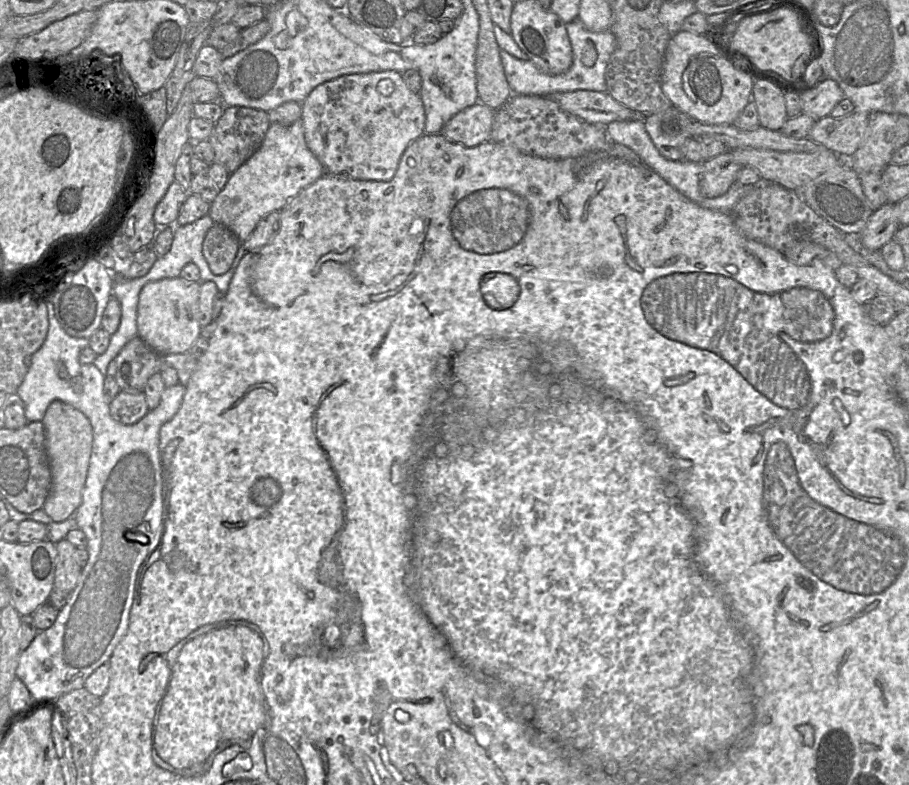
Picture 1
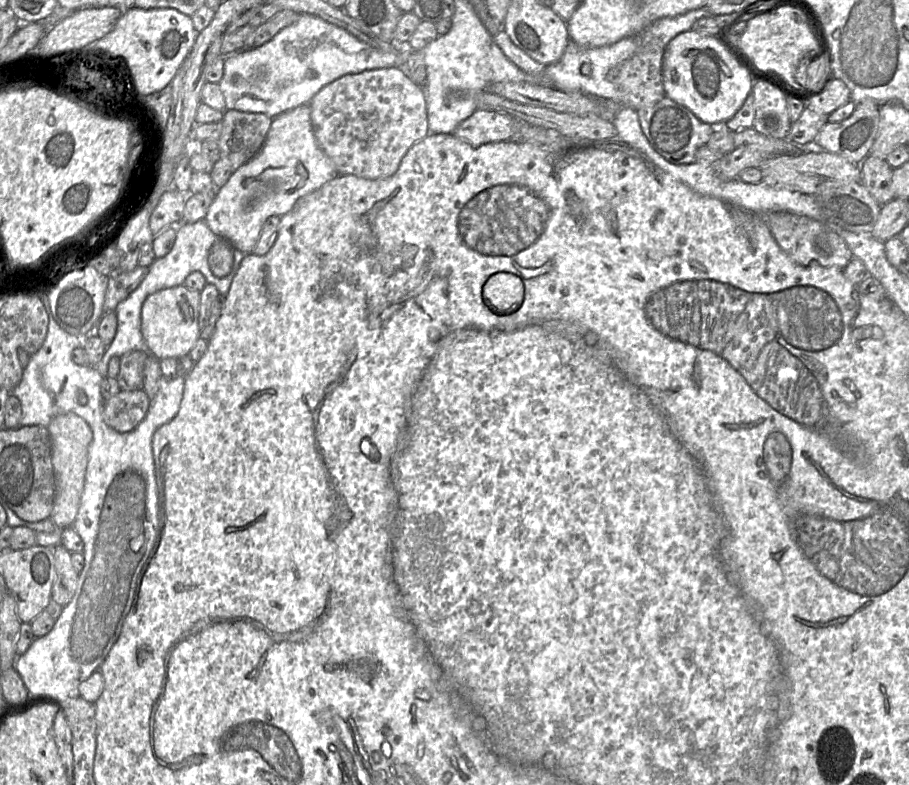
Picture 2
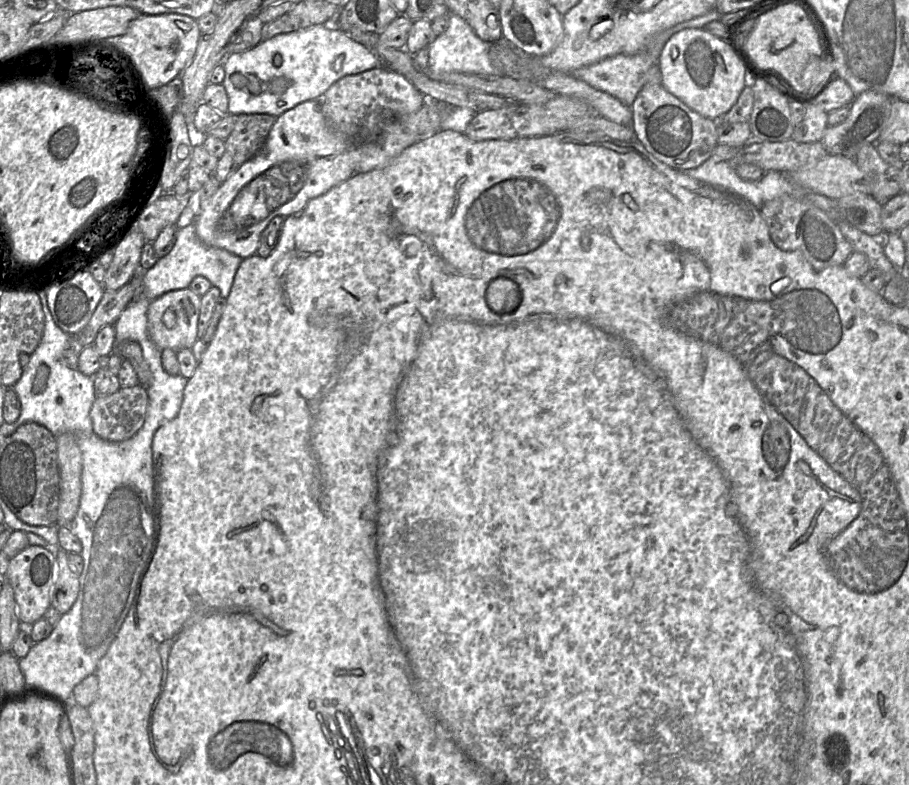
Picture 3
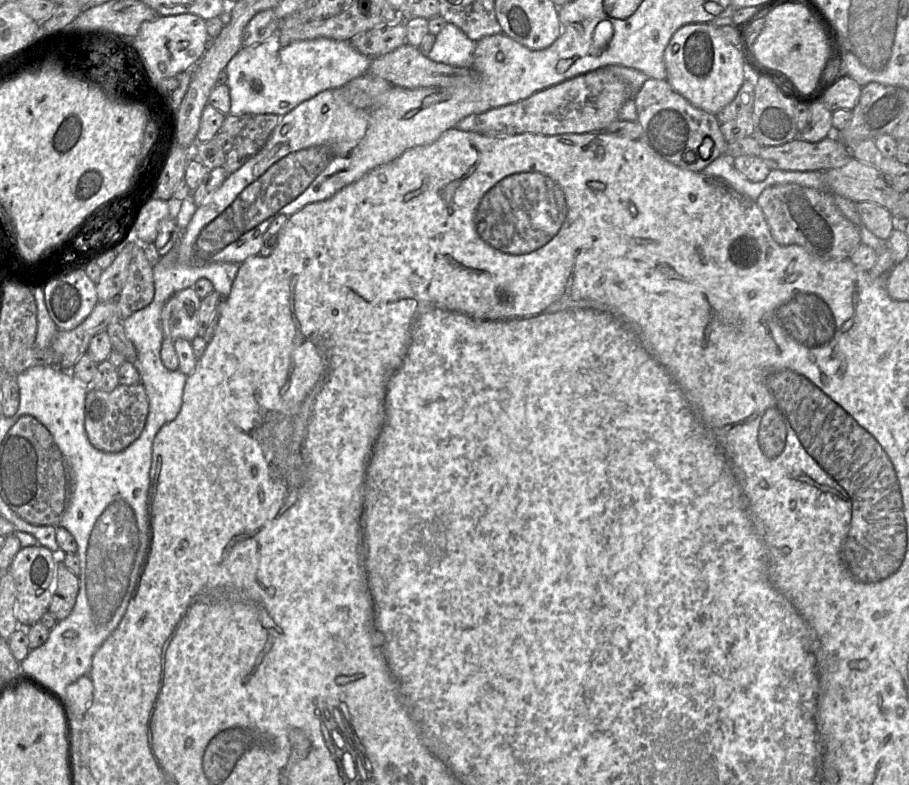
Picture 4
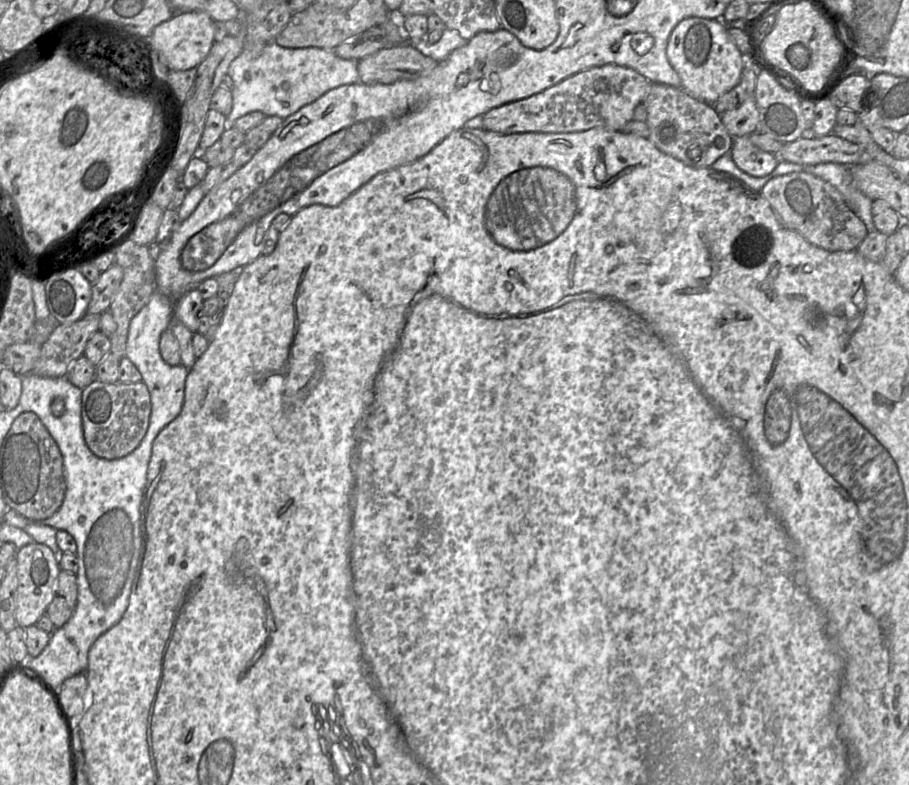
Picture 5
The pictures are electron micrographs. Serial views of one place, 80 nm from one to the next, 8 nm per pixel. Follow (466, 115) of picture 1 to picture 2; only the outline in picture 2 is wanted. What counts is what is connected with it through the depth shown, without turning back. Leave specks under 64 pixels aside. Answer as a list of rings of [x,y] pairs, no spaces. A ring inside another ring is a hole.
[[[477,108],[455,128],[453,134],[472,146],[506,141],[513,138],[516,120],[522,119],[495,110]]]

